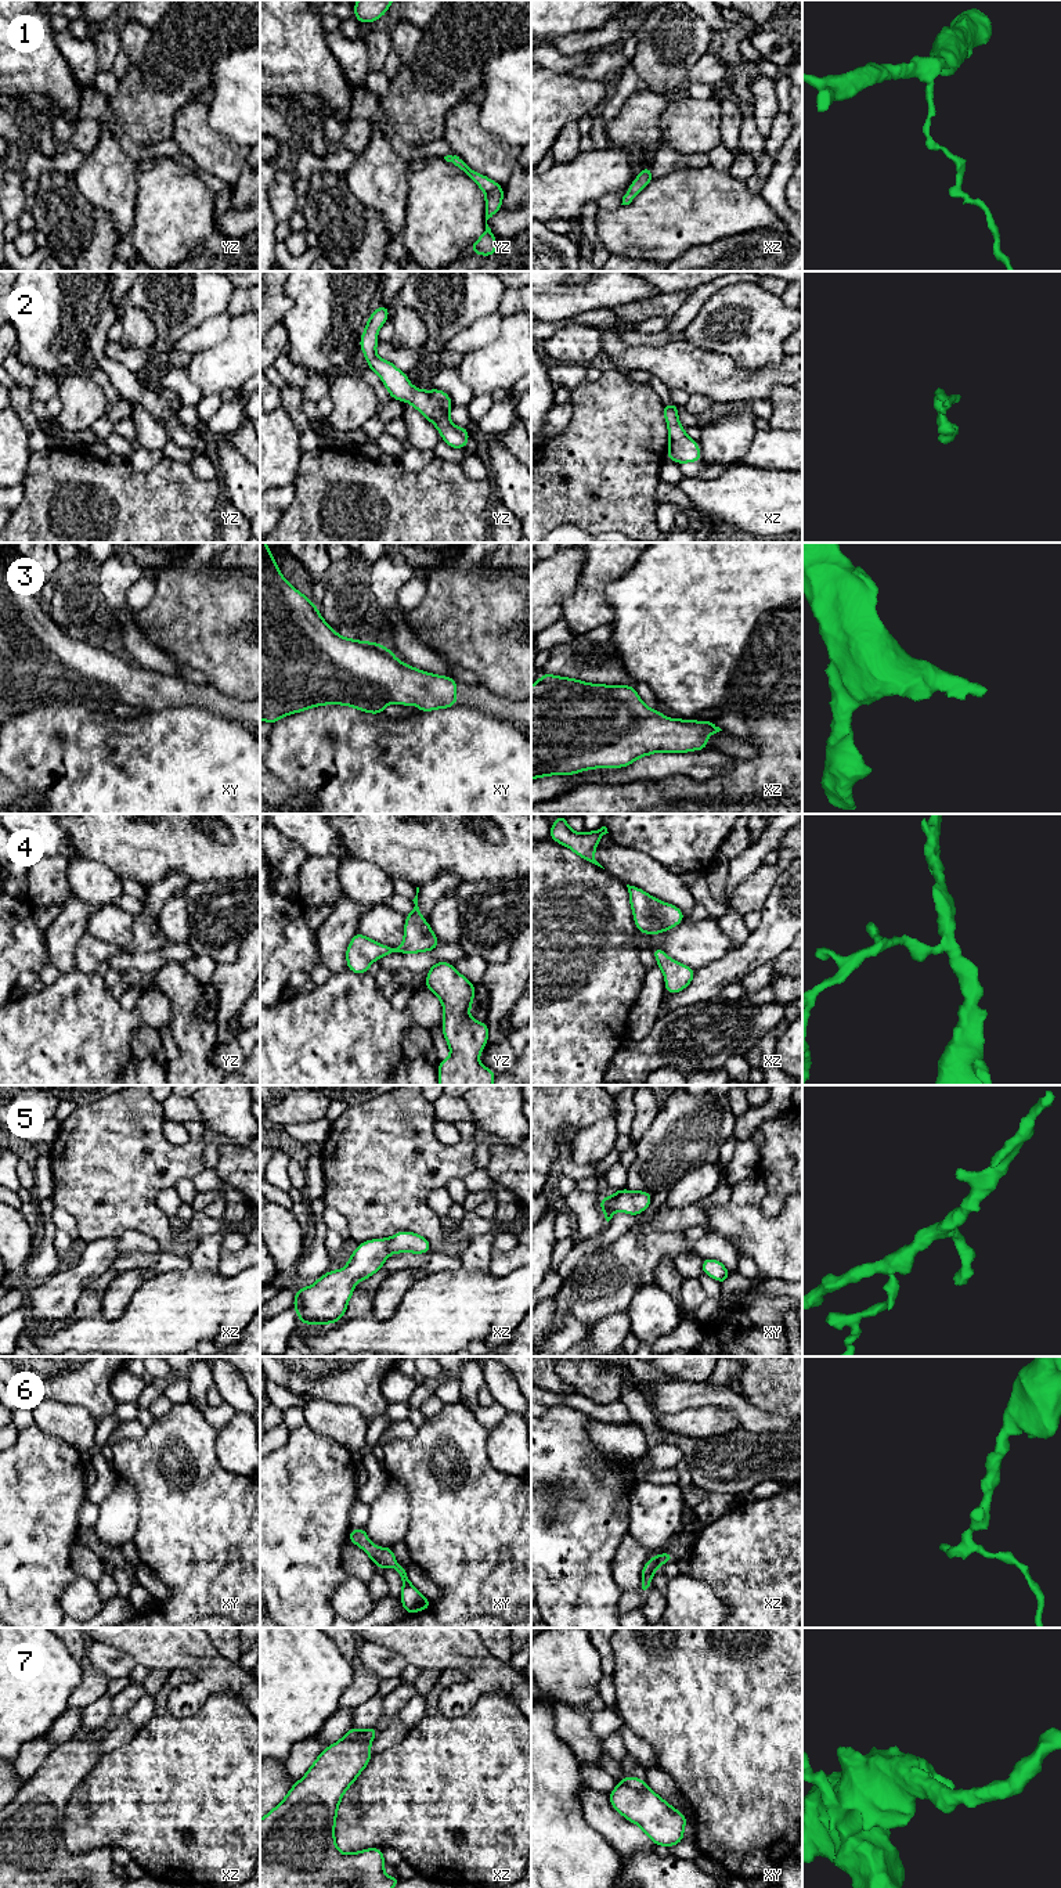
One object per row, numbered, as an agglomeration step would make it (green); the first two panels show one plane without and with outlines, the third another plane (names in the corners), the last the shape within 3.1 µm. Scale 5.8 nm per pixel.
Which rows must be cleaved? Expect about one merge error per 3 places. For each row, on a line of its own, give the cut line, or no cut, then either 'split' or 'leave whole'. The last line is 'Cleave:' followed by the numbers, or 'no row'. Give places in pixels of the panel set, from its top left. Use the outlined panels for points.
1: no cut | leave whole
2: no cut | leave whole
3: no cut | leave whole
4: no cut | leave whole
5: no cut | leave whole
6: no cut | leave whole
7: xy (619, 1782), (635, 1789), (648, 1789) | split
Cleave: 7

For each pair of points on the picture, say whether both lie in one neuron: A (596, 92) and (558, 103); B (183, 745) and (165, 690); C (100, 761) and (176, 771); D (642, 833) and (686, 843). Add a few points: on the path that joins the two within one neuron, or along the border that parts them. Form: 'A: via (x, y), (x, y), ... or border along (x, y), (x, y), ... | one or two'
A: via (587, 96), (567, 98) | one
B: border along (204, 709), (186, 702), (176, 708), (145, 712) | two
C: via (119, 763), (123, 763), (132, 771), (157, 771) | one
D: via (653, 833), (675, 833) | one

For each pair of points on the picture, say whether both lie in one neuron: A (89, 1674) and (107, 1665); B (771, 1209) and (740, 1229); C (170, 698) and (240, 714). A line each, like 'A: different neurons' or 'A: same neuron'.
A: different neurons
B: different neurons
C: same neuron

